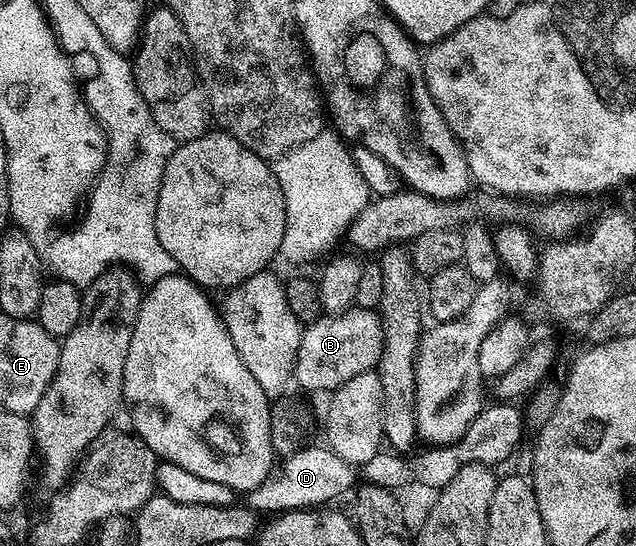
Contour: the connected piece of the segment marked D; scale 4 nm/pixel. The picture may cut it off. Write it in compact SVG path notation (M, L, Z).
M312 444L309 447L286 457L275 469L272 469L261 486L248 493L247 501L252 511L269 512L271 516L284 511L300 511L319 508L331 500L337 499L354 487L356 469L345 462L331 448Z

